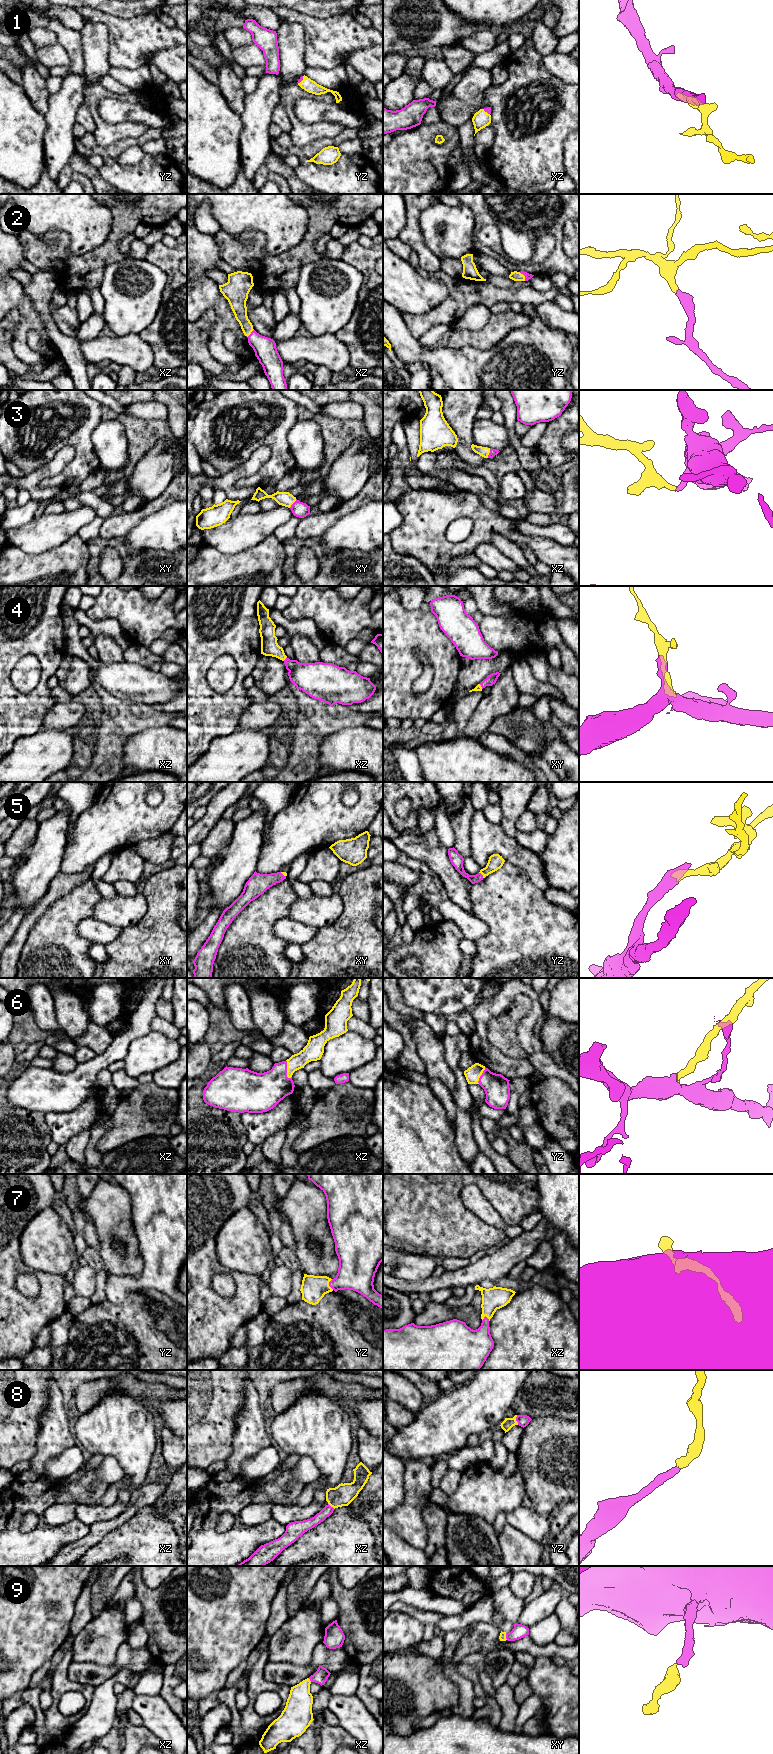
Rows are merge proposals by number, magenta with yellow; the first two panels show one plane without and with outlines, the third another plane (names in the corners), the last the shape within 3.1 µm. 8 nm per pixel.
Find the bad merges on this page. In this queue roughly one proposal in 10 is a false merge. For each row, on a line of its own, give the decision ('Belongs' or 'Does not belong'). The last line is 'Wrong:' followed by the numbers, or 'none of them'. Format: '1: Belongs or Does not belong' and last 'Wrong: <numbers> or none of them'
1: Belongs
2: Belongs
3: Belongs
4: Belongs
5: Belongs
6: Belongs
7: Belongs
8: Belongs
9: Belongs
Wrong: none of them

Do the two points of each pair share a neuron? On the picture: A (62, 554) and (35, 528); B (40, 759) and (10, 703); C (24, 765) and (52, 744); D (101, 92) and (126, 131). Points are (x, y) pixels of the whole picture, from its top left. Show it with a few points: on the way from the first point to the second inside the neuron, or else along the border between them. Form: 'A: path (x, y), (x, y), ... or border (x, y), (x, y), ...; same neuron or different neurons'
A: border (74, 534), (55, 546), (32, 554); different neurons
B: border (39, 729), (32, 734), (19, 737), (10, 752); different neurons
C: path (31, 759), (45, 746); same neuron
D: path (94, 106), (97, 119), (112, 131); same neuron

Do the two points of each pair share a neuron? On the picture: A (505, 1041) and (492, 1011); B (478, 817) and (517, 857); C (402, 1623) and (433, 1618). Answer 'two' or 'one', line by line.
A: two
B: one
C: two

